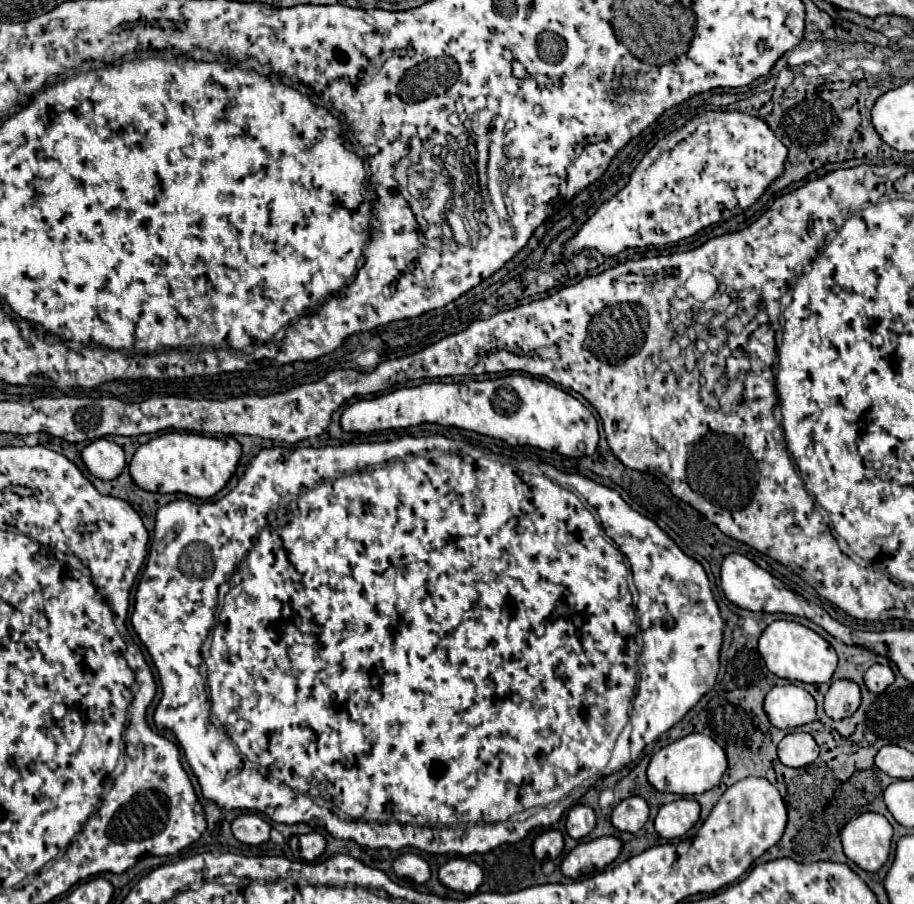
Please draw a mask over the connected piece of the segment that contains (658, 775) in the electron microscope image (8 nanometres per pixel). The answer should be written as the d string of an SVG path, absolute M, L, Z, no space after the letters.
M691 733L683 739L677 739L663 749L659 749L649 767L647 767L647 781L657 789L665 793L677 793L677 795L697 795L705 793L711 787L715 787L727 769L727 757L725 751L707 735Z

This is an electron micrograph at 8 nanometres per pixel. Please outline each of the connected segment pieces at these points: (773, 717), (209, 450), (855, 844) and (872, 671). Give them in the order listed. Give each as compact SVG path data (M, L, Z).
M799 685L773 687L765 697L765 713L777 729L793 729L815 719L815 699Z
M163 433L143 443L131 463L129 471L135 485L149 493L183 493L197 499L215 497L231 479L241 457L241 445L233 437L203 437L197 433Z
M863 813L841 831L847 859L865 871L879 871L889 857L893 827L879 813Z
M873 665L865 673L865 687L871 693L883 693L893 683L893 671L889 665Z

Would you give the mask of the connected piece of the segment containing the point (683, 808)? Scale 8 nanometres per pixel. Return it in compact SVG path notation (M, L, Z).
M677 799L659 807L655 817L655 831L663 839L683 837L699 821L699 803L695 799Z

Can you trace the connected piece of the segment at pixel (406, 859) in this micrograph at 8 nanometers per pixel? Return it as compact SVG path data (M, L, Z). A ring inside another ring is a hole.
M403 853L393 861L393 869L397 877L401 879L411 879L415 883L425 883L429 879L429 865L423 857L413 855L413 853Z

